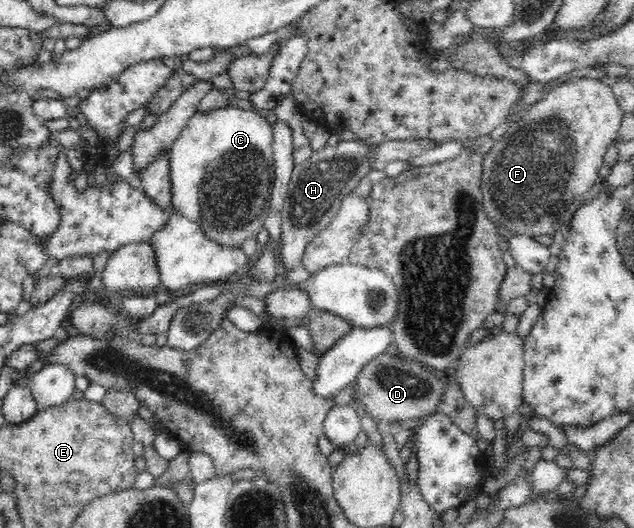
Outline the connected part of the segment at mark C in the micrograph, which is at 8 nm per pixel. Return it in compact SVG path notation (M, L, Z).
M225 106L196 113L167 152L170 156L171 200L175 213L200 223L204 234L222 246L233 248L254 235L263 236L275 177L272 141L272 125L256 111Z

